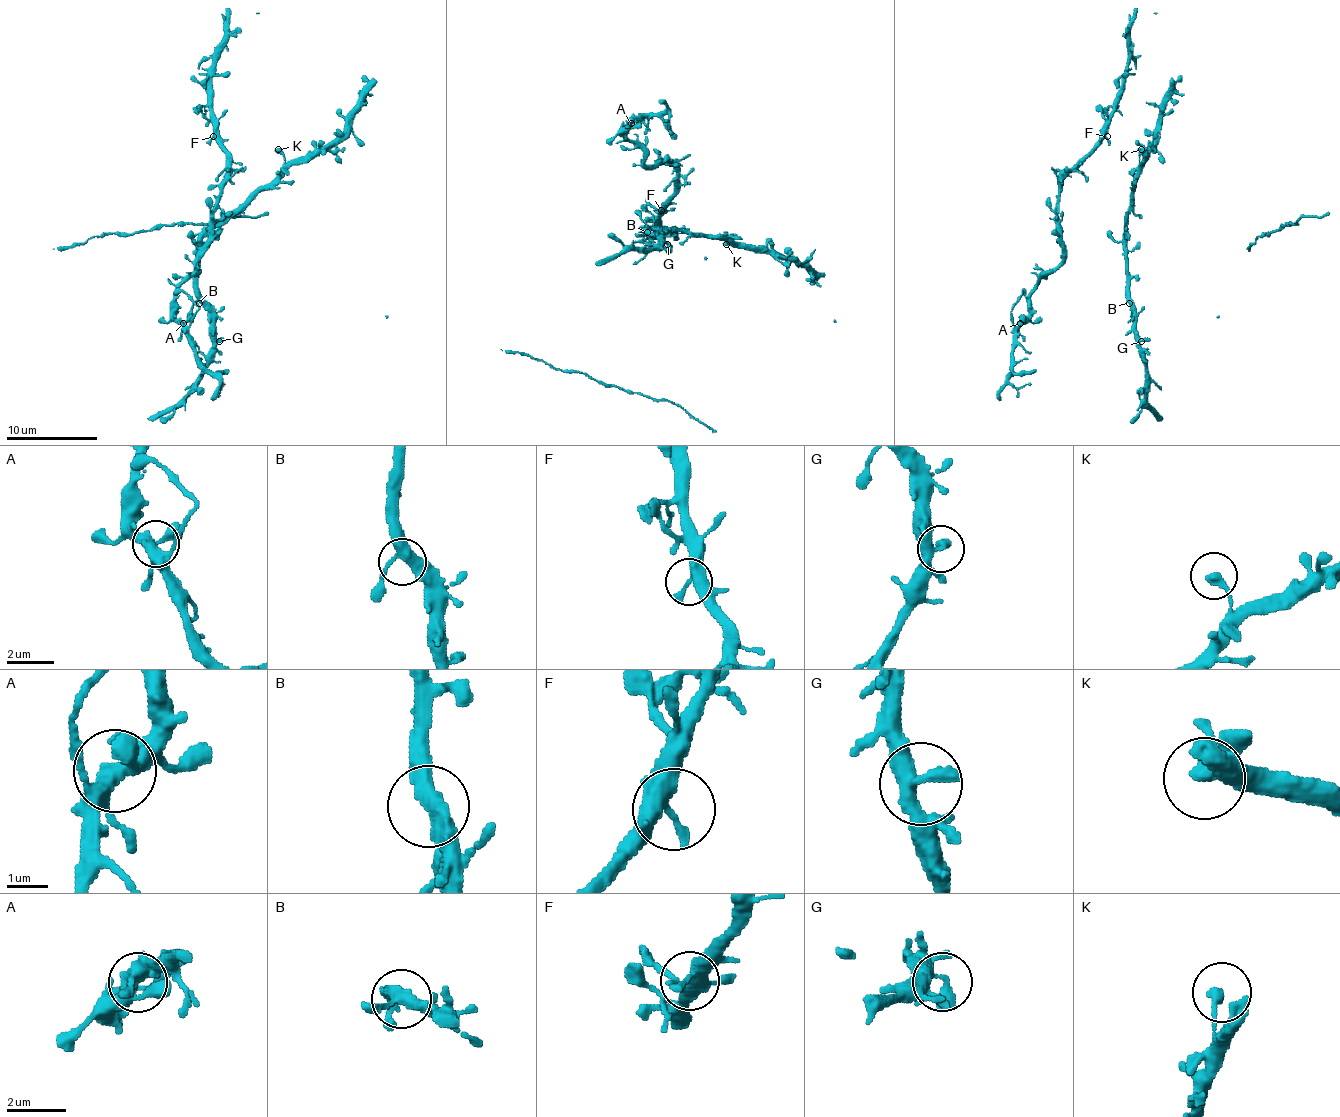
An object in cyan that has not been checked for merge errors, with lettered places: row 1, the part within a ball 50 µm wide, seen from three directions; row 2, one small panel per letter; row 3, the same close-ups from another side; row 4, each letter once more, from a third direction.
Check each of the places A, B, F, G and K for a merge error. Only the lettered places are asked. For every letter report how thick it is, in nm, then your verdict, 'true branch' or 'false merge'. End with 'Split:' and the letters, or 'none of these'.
A: 400 nm | true branch
B: 360 nm | true branch
F: 420 nm | true branch
G: 400 nm | true branch
K: 360 nm | true branch
Split: none of these

